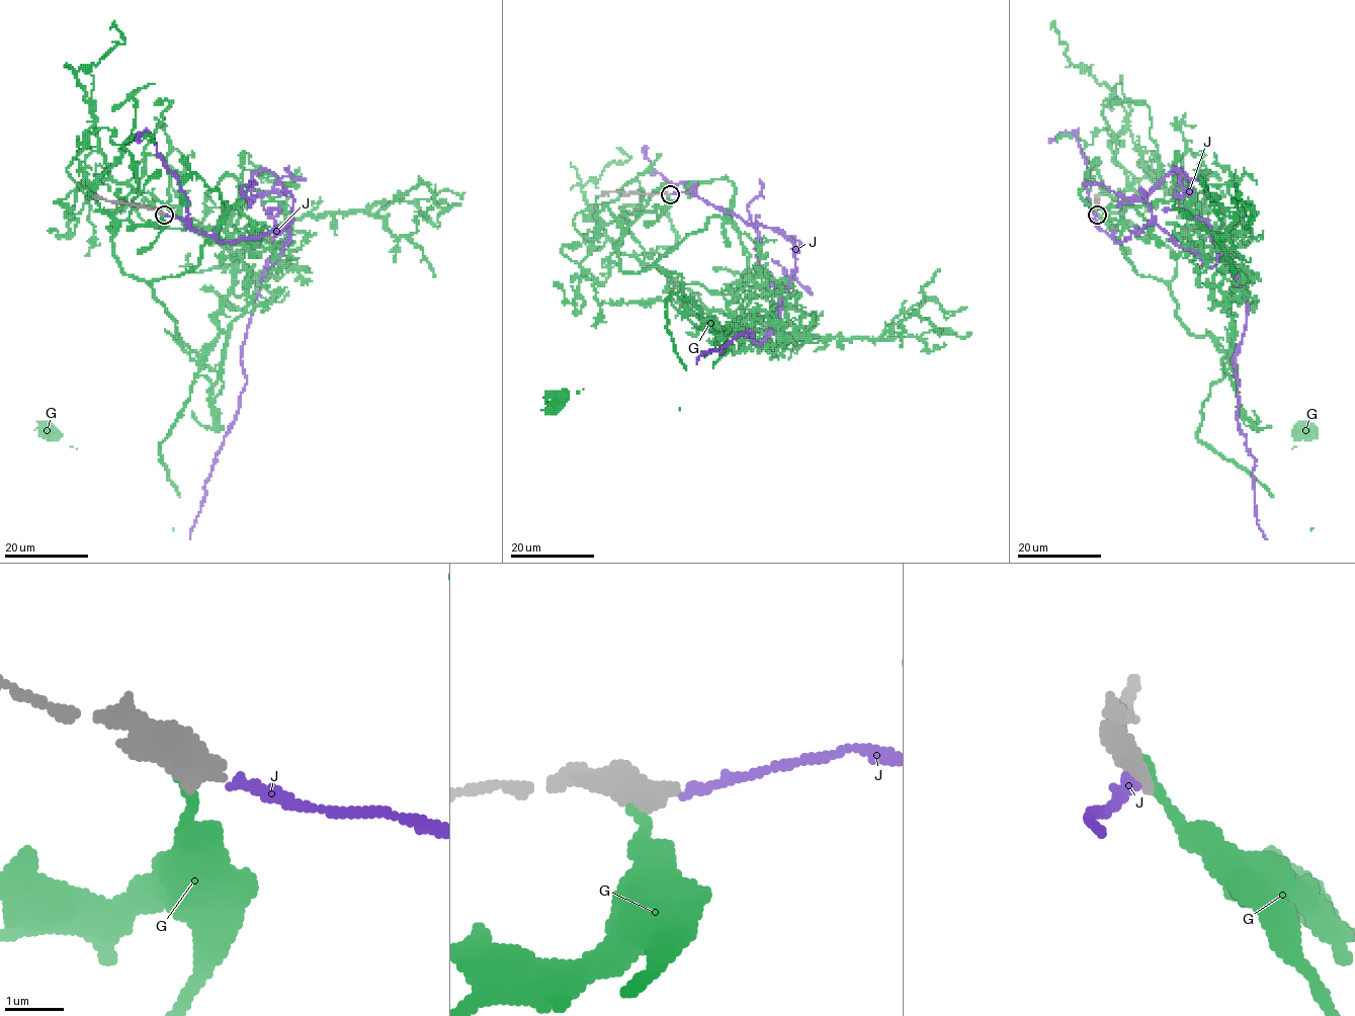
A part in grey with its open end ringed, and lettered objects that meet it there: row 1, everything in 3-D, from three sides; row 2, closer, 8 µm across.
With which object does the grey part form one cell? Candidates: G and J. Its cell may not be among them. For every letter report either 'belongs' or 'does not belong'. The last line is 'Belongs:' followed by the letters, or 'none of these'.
G: does not belong
J: belongs
Belongs: J

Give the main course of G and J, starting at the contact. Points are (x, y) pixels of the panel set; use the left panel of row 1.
G: (161, 213), (122, 221), (112, 250), (201, 355), (240, 257), (286, 222), (370, 214), (419, 184), (459, 203)
J: (164, 214), (219, 241), (287, 224), (281, 254), (265, 264), (242, 345), (246, 384), (190, 539)

